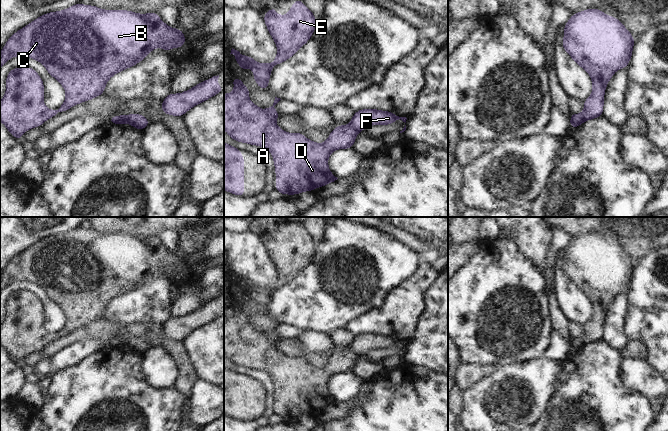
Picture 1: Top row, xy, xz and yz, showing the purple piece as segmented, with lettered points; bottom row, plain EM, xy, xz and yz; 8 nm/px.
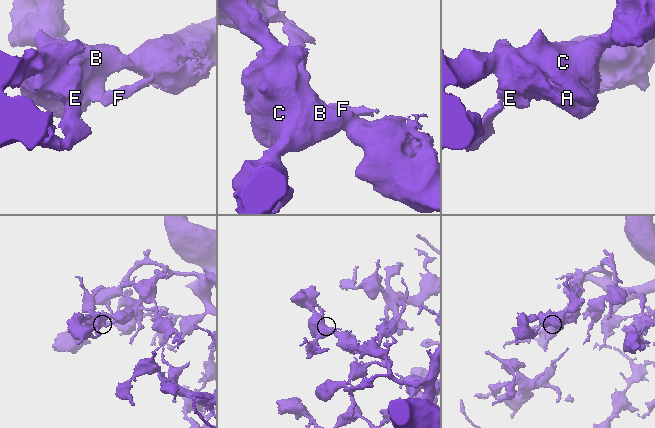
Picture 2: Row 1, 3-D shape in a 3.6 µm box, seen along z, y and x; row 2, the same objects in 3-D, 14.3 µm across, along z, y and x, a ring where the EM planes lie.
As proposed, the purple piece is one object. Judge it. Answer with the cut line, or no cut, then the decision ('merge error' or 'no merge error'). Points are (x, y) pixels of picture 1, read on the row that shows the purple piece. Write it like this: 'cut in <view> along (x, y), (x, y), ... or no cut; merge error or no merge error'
cut in xz along (351, 124), (360, 130); merge error

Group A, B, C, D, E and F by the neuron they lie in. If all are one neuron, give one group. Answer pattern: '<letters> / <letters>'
A B C D E / F

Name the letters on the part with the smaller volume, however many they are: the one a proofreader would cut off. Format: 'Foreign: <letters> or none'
Foreign: F.

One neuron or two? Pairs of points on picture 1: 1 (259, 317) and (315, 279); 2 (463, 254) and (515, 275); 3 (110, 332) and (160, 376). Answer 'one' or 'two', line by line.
1: two
2: two
3: two

